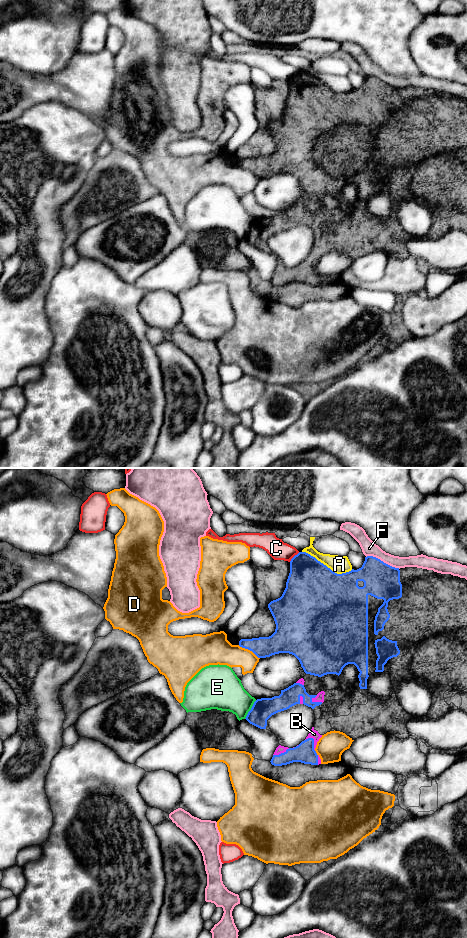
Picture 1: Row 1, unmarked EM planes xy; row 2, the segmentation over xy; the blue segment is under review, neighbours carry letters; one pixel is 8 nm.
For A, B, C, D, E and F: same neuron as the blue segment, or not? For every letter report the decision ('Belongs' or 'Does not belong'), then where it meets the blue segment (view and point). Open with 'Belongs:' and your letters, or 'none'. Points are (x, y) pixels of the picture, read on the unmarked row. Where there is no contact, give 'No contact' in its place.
Belongs: B
A: Does not belong. Touches blue at xy (326, 86)
B: Belongs. Touches blue at xy (313, 261)
C: Does not belong. Touches blue at xy (294, 76)
D: Does not belong. Touches blue at xy (249, 169)
E: Does not belong. Touches blue at xy (251, 229)
F: Does not belong. Touches blue at xy (382, 81)

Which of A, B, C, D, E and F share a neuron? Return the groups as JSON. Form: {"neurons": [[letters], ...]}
{"neurons": [["A", "D"], ["B"], ["C"], ["E"], ["F"]]}

